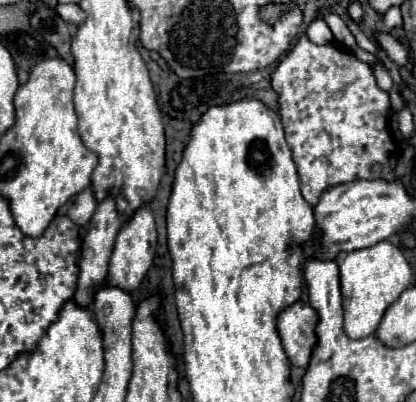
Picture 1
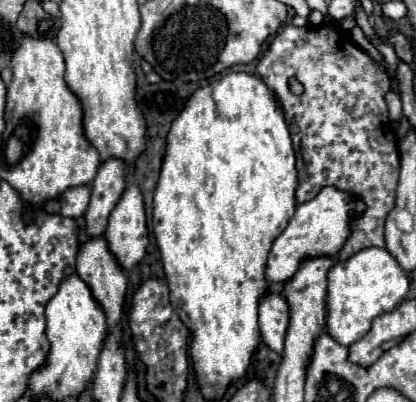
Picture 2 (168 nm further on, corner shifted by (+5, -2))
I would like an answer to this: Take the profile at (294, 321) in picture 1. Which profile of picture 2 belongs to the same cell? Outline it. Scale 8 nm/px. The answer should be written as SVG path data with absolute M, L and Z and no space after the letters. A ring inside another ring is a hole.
M267 292L259 300L259 332L261 340L277 354L283 352L283 338L289 324L289 306L279 294Z

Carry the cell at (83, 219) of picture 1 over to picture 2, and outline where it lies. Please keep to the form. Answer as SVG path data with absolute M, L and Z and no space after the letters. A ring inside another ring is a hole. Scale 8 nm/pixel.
M73 186L59 194L59 204L61 204L61 214L69 218L79 218L87 206L89 206L89 186Z

